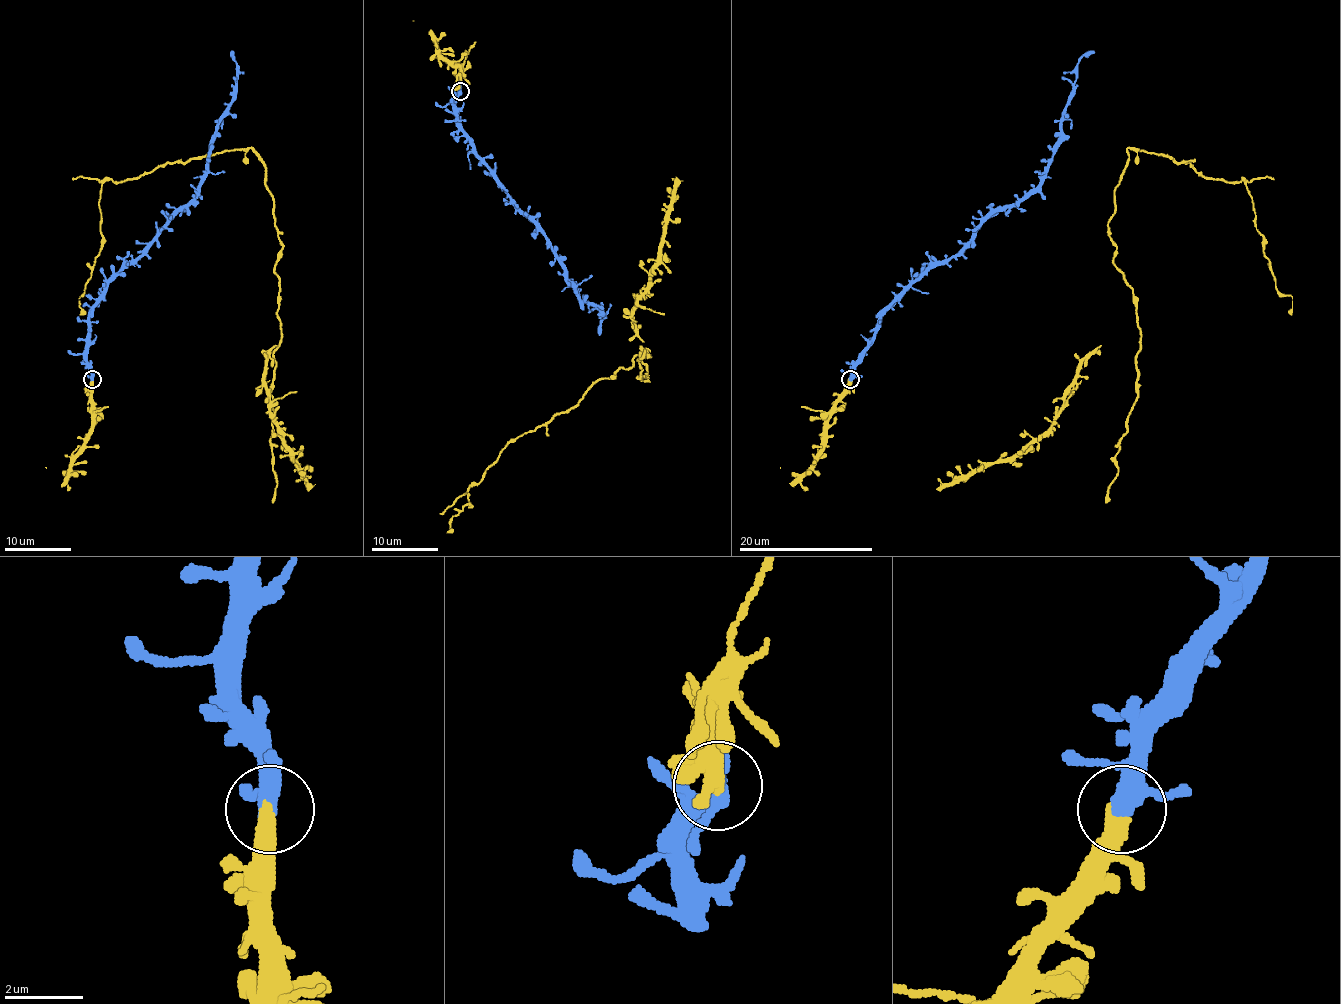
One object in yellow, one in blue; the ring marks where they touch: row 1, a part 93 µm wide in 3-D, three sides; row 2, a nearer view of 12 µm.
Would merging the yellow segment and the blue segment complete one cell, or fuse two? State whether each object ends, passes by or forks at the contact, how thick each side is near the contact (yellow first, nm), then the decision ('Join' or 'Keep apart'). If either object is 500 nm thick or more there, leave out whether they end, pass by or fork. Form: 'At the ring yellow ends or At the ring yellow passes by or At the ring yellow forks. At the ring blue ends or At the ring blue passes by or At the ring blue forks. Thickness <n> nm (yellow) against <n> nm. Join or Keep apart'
At the ring yellow ends. At the ring blue forks. Thickness 480 nm (yellow) against 320 nm. Join

